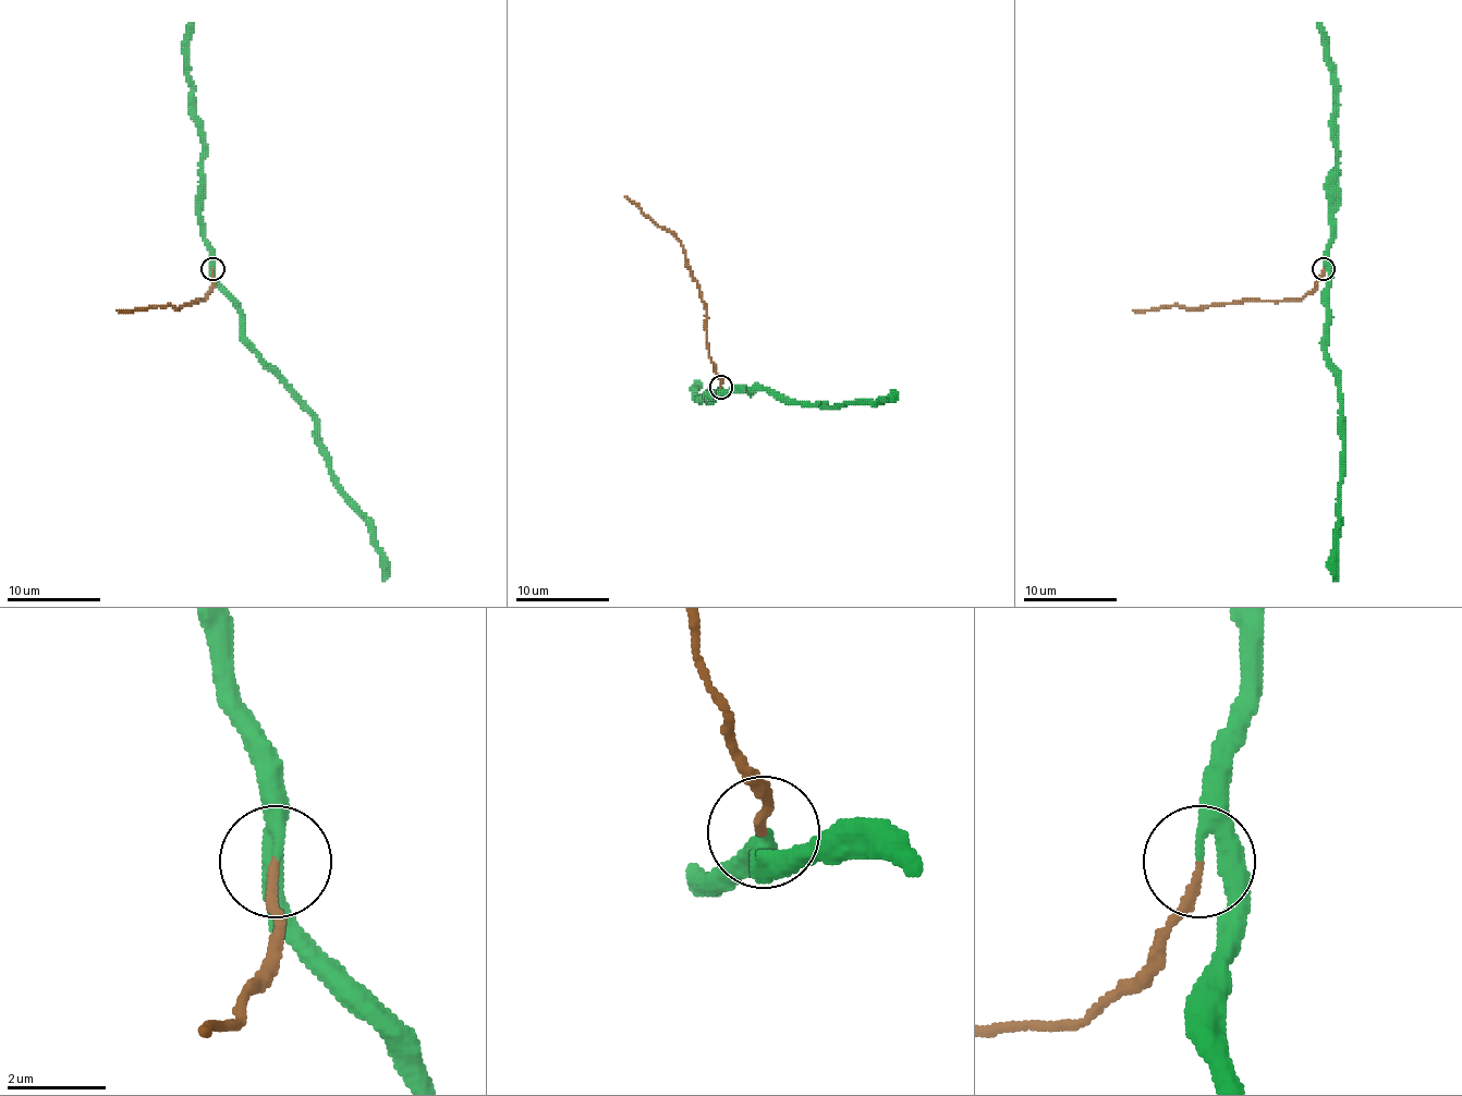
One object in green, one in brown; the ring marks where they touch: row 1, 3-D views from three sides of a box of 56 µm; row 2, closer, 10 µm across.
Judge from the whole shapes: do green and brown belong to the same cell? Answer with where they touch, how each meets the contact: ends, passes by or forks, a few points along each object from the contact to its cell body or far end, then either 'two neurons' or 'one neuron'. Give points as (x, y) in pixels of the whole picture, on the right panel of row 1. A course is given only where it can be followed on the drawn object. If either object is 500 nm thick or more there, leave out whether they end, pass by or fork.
at (1324, 268); green passes by; brown ends there; green runs (1324, 268), (1328, 282), (1326, 366), (1336, 375), (1342, 417), (1340, 522), (1333, 581); brown runs (1324, 268), (1315, 287), (1301, 299), (1133, 309); one neuron

